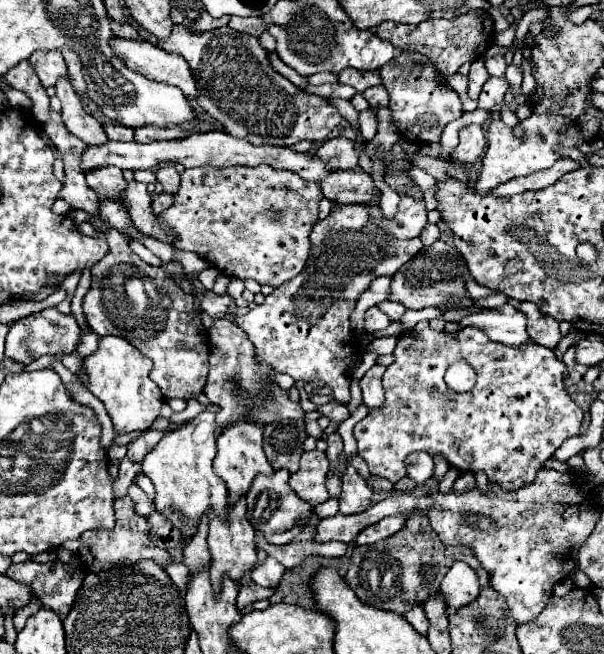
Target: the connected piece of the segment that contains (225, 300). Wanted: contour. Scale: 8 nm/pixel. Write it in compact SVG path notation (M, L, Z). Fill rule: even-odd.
M192 291L192 295L198 297L198 301L200 301L200 309L206 311L212 319L228 317L226 311L228 311L228 305L230 305L232 297L228 297L228 295L222 295L222 297L220 297L220 295L214 295L212 291L204 291L202 295L198 295L196 291Z

